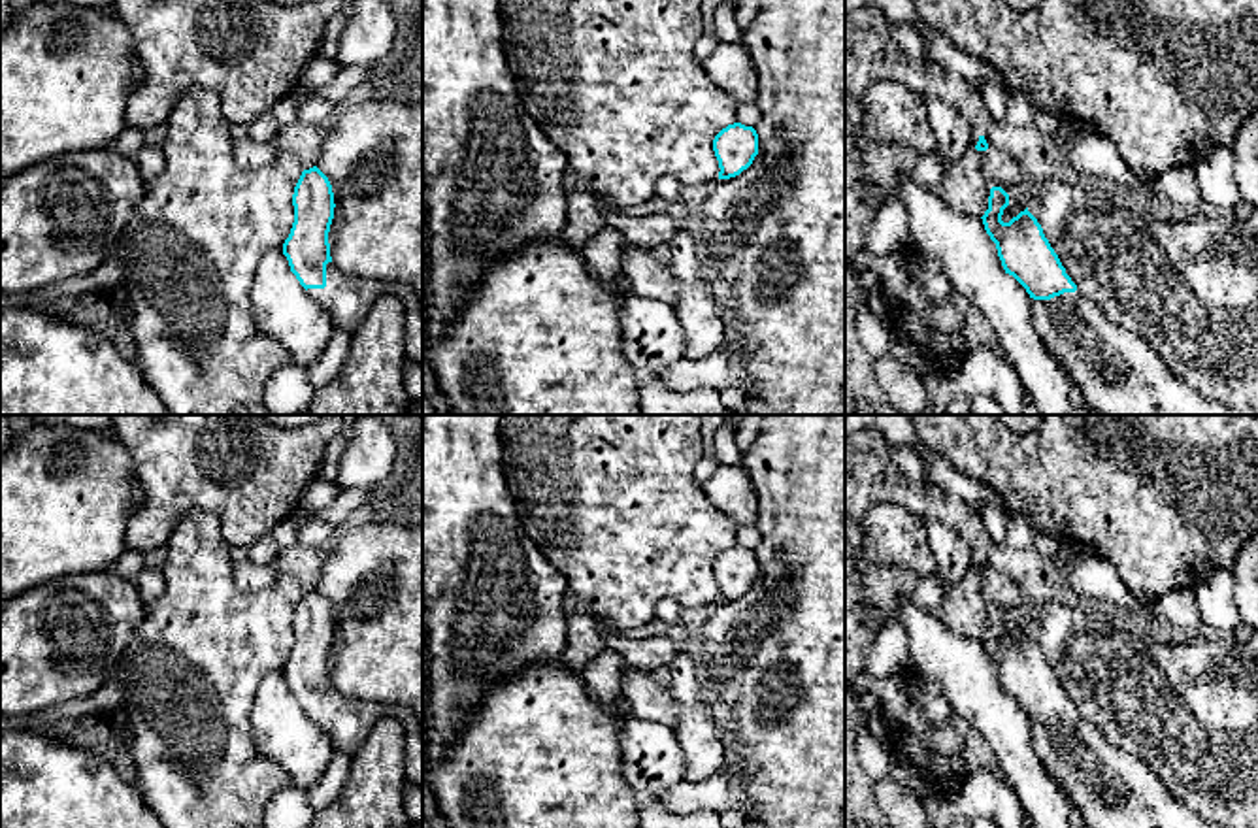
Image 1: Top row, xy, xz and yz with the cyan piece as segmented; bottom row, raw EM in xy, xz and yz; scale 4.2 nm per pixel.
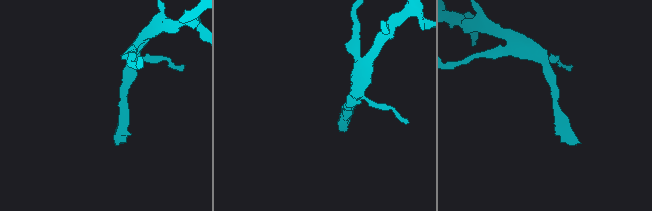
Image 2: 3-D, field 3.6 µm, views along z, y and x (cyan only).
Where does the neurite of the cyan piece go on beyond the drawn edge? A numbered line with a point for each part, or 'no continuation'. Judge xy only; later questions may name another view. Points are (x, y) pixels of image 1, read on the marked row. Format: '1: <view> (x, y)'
1: xy (346, 298)

